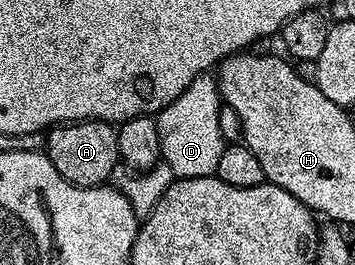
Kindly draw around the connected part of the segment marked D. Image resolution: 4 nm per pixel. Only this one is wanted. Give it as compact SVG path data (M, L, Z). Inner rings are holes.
M213 73L196 76L172 104L168 104L156 115L160 136L160 158L175 178L209 178L217 175L224 139L220 132L220 108L222 93L218 91L218 80Z

